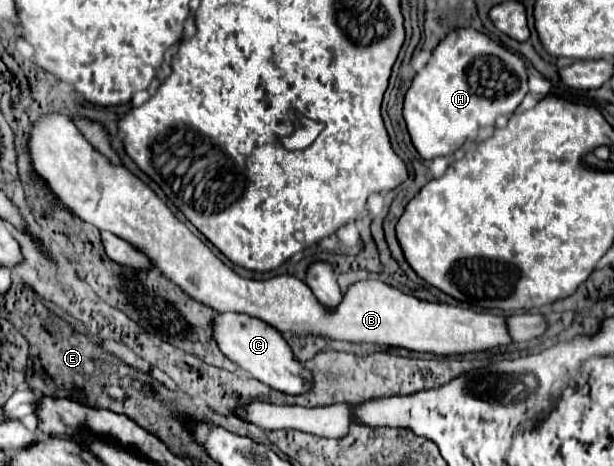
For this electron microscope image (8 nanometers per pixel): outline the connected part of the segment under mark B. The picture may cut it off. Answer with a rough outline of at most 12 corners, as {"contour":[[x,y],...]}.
{"contour":[[63,114],[35,172],[217,312],[439,356],[511,344],[505,316],[379,280],[327,314],[295,276],[241,278]]}

